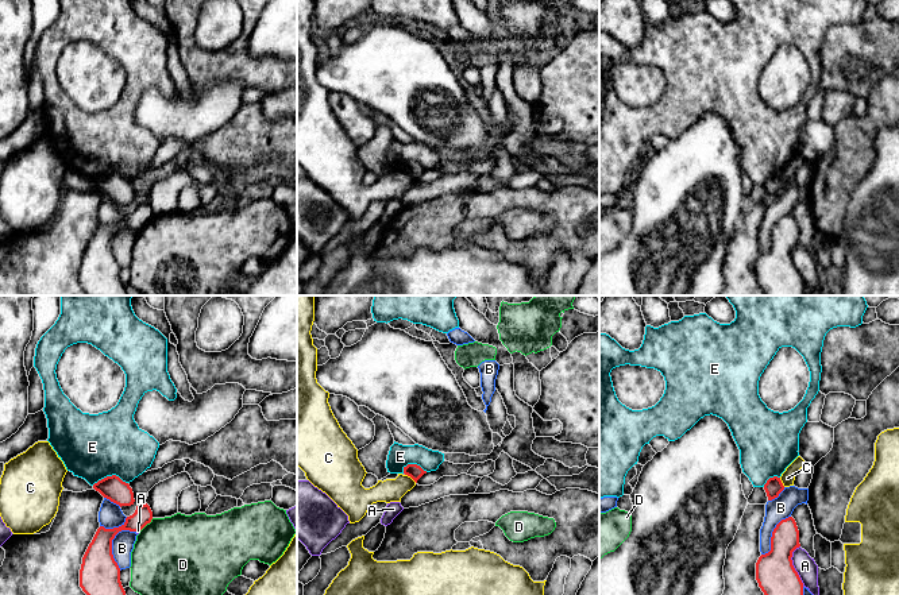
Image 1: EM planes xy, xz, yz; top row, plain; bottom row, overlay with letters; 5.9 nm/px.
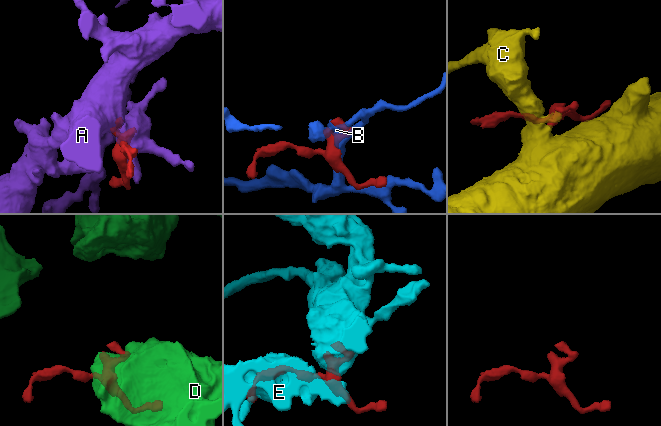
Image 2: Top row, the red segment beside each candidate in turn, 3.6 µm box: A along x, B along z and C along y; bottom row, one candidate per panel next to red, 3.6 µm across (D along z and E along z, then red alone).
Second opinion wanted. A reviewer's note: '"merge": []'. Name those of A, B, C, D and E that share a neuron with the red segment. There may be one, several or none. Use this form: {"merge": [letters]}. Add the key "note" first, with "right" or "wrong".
{"note": "right", "merge": []}

